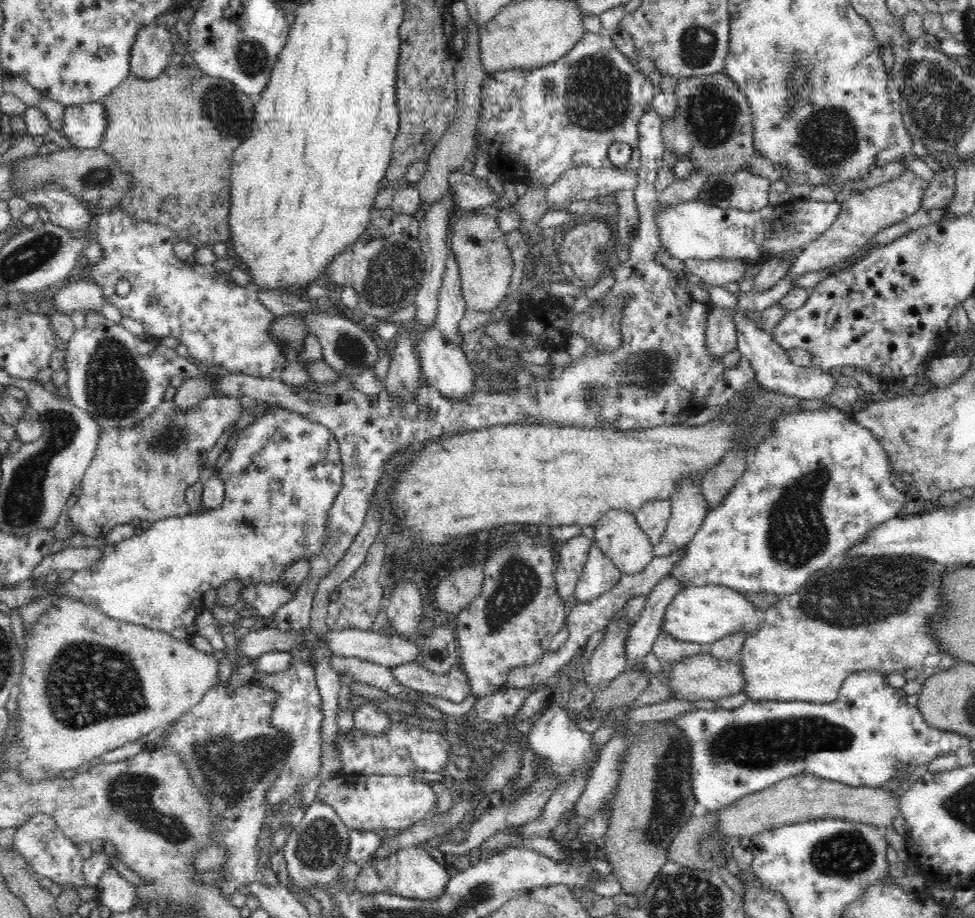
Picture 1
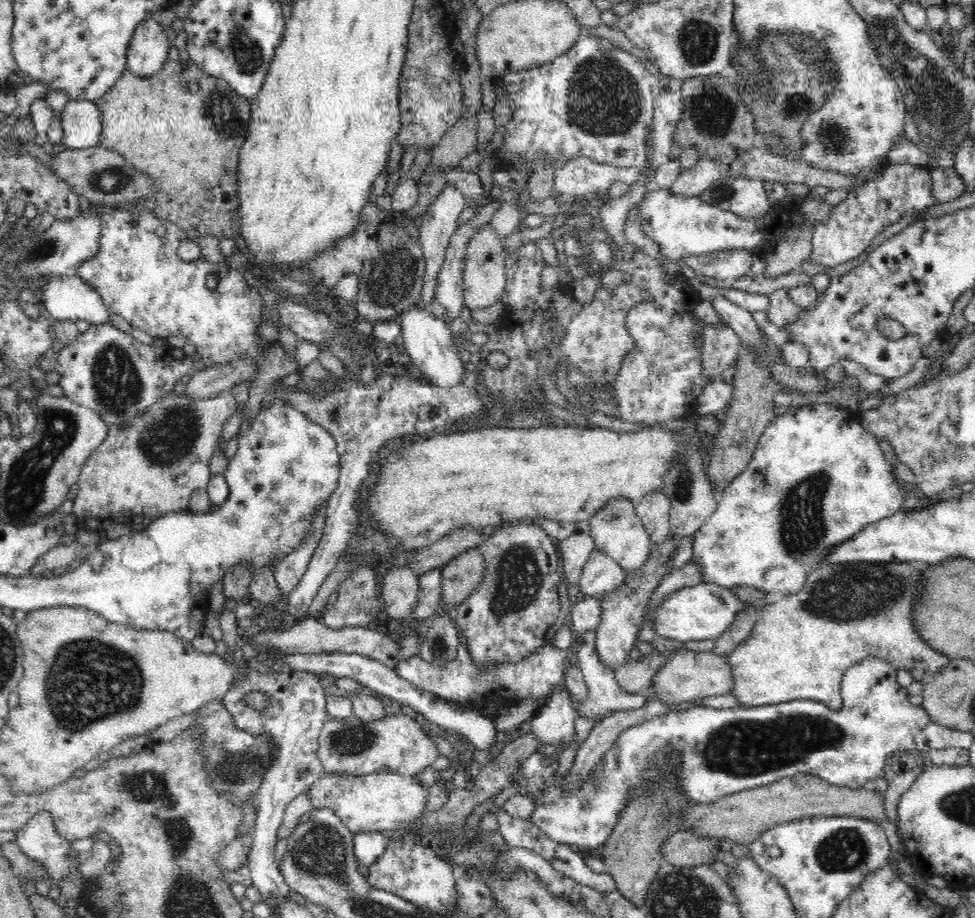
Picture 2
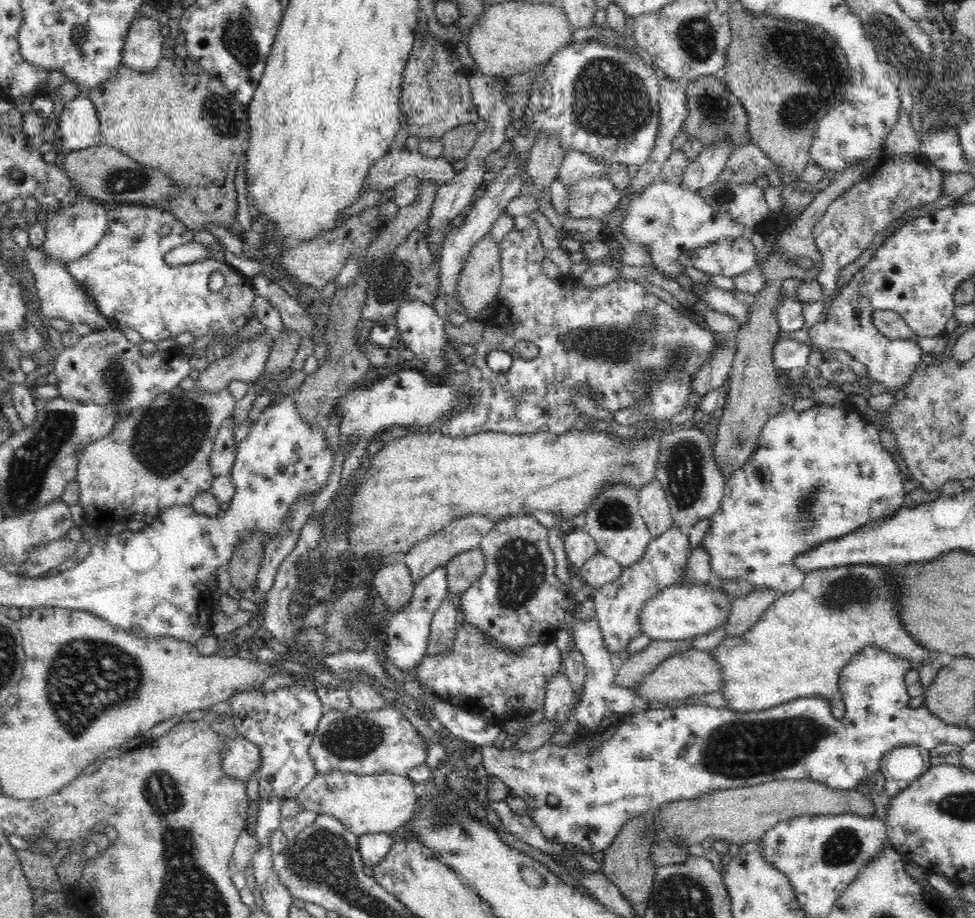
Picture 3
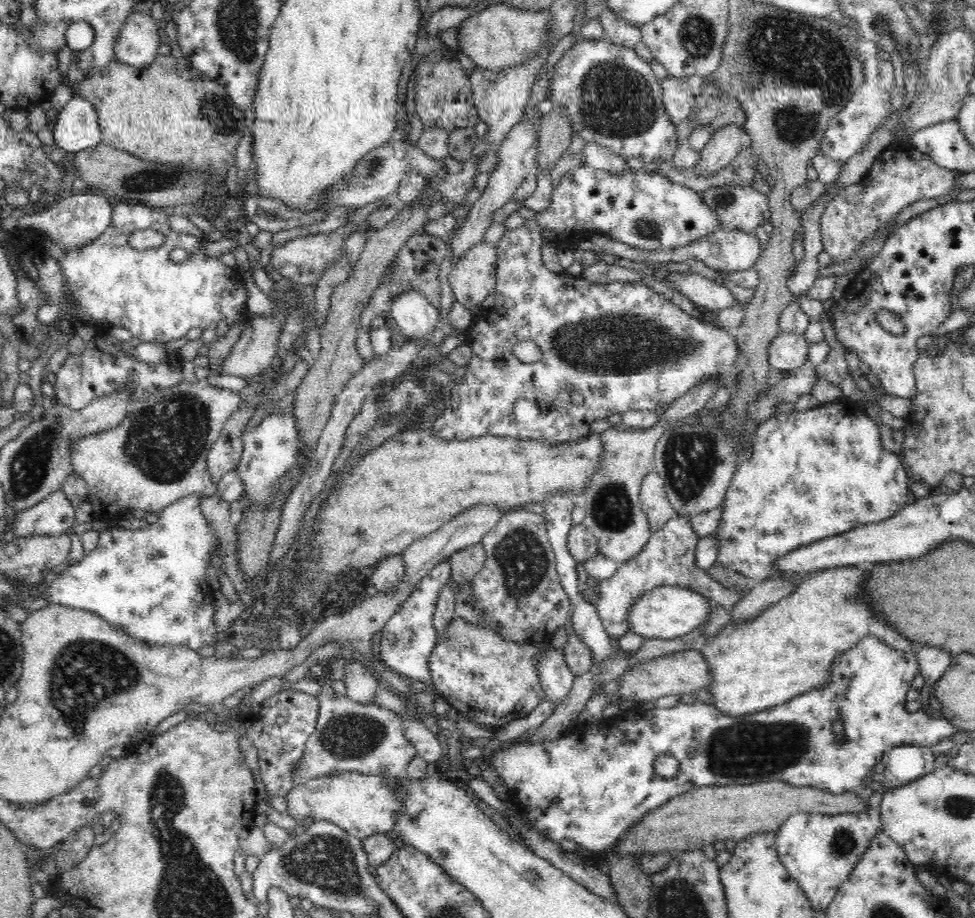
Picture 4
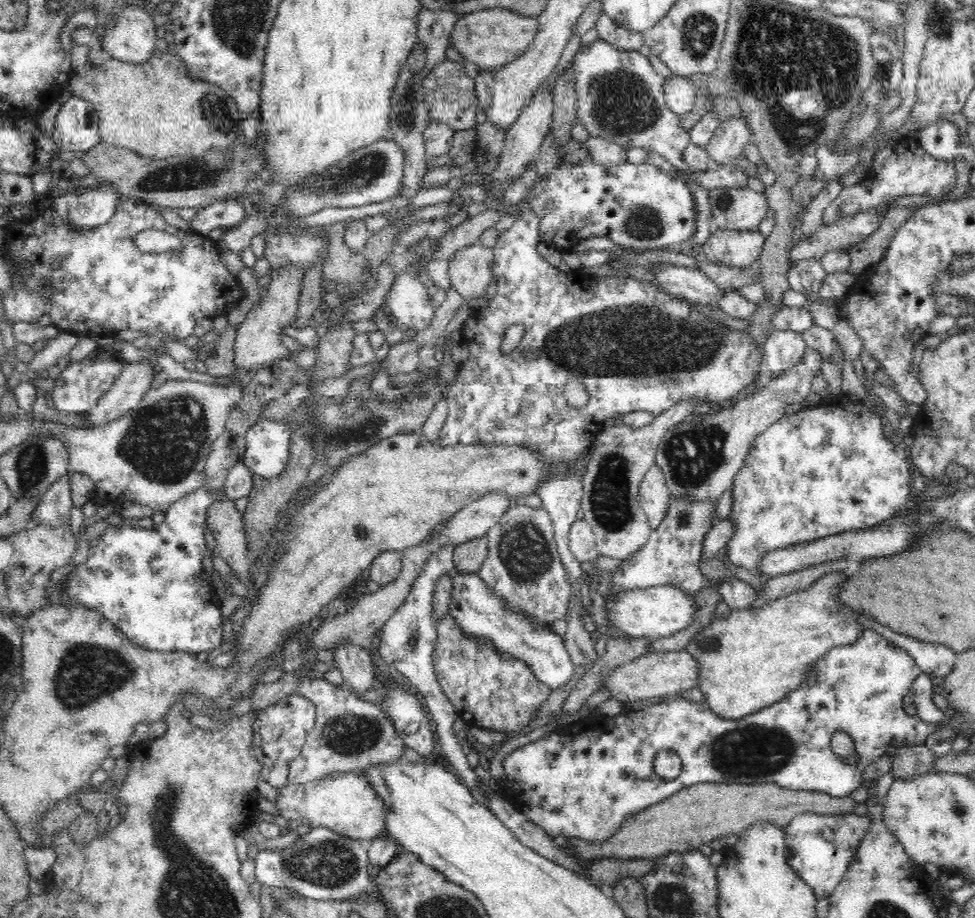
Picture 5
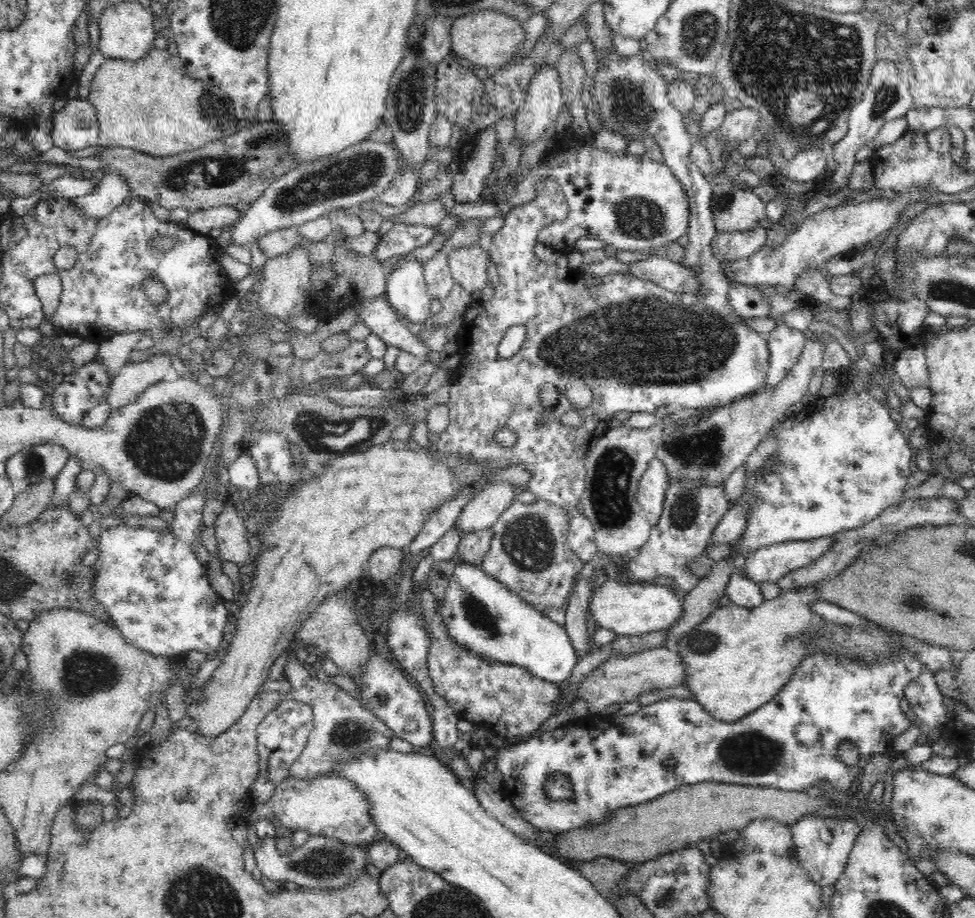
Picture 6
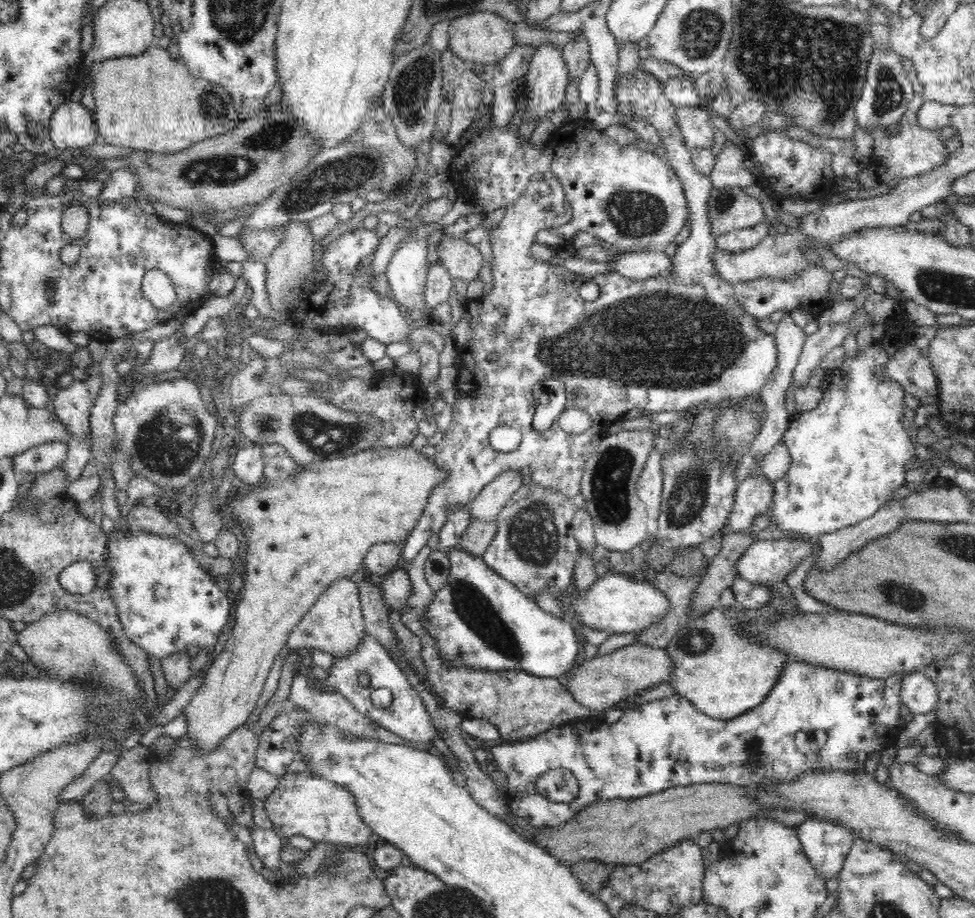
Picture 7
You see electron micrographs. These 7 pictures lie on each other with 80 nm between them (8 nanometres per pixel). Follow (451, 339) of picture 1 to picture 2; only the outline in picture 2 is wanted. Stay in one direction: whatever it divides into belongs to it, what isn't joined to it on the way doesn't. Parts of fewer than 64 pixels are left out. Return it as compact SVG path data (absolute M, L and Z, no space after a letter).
M495 198L493 203L484 205L480 214L472 221L459 226L450 239L442 270L437 274L438 284L435 292L435 299L444 308L444 323L448 327L454 319L462 316L462 310L465 308L463 272L466 244L478 226L490 223L492 216L498 211L498 208L501 208L503 203Z

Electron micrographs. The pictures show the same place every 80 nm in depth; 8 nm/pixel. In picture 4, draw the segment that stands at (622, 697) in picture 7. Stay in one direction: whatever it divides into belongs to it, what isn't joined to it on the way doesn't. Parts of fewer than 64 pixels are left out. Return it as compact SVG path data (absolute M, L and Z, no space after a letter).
M698 646L687 650L675 652L663 657L656 657L646 664L640 665L631 671L626 669L619 678L620 695L626 700L632 700L644 704L649 701L657 701L660 698L674 695L681 699L690 699L699 690L710 690L713 678L710 667Z

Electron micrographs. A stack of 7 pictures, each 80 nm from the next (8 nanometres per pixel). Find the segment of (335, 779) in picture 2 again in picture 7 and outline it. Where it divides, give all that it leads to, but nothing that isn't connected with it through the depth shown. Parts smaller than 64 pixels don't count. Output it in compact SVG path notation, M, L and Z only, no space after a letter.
M286 773L266 798L264 811L273 822L276 834L283 839L299 834L315 842L370 846L373 830L361 819L356 799L351 792L341 784L314 774Z

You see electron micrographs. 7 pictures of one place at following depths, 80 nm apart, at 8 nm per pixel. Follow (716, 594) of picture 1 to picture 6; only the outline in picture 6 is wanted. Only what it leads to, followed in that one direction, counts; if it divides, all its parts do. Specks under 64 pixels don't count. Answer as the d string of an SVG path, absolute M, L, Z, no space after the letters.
M620 579L609 580L590 598L587 616L591 616L600 627L611 630L622 636L642 636L654 631L666 631L672 628L682 617L684 598L677 596L669 586L660 586L656 583L626 583Z

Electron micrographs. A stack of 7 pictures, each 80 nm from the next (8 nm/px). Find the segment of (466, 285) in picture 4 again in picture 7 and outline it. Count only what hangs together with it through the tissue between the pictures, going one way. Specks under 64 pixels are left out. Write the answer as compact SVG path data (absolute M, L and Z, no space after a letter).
M446 237L440 241L439 260L449 270L453 279L460 279L468 285L480 280L480 270L485 259L478 245L472 245L461 237Z

